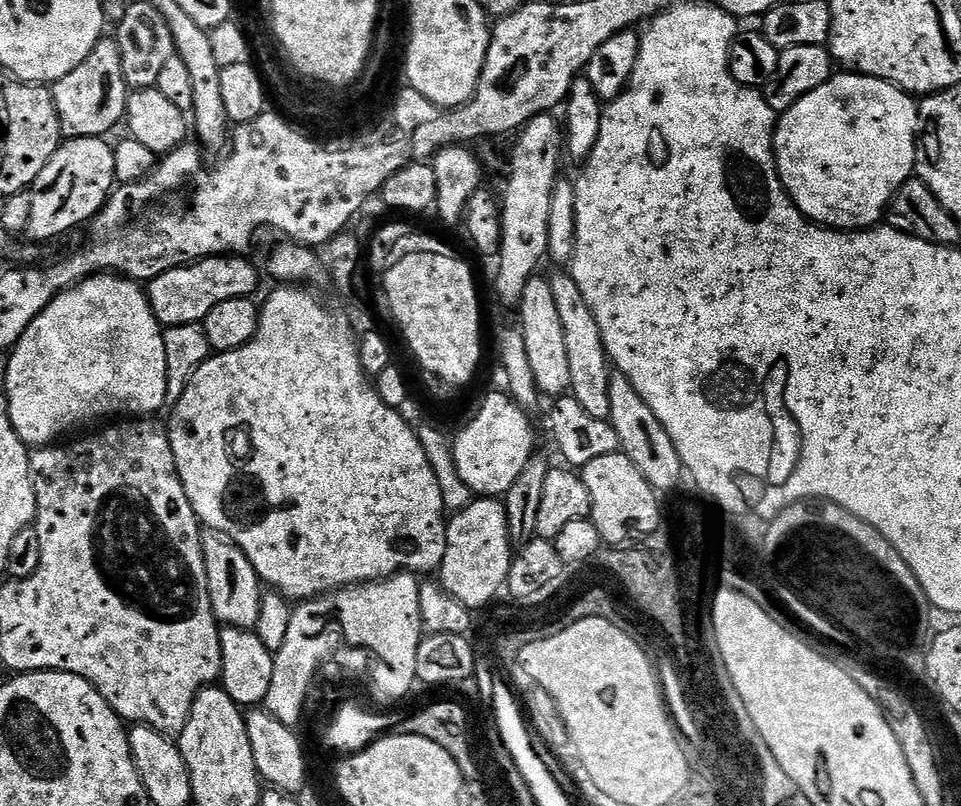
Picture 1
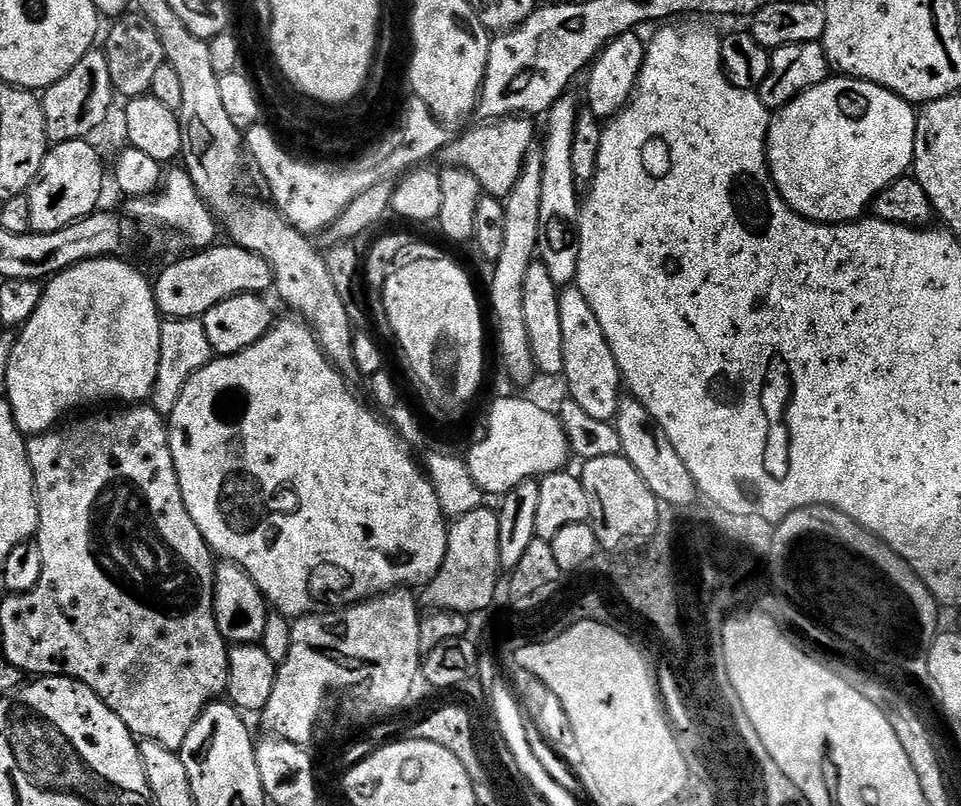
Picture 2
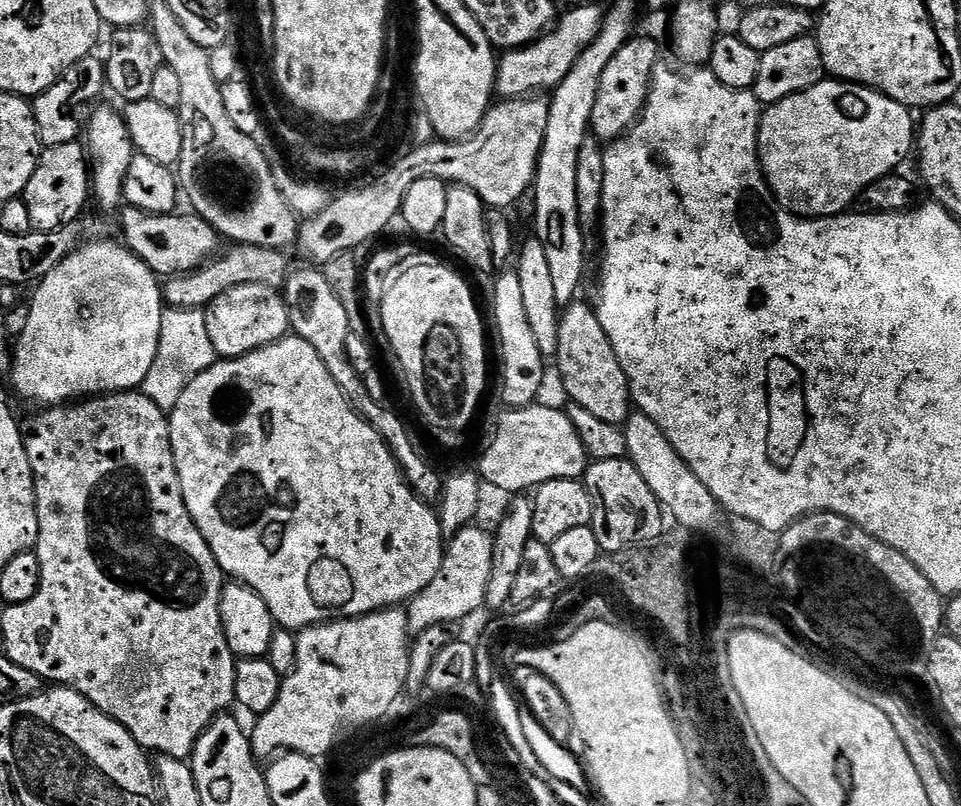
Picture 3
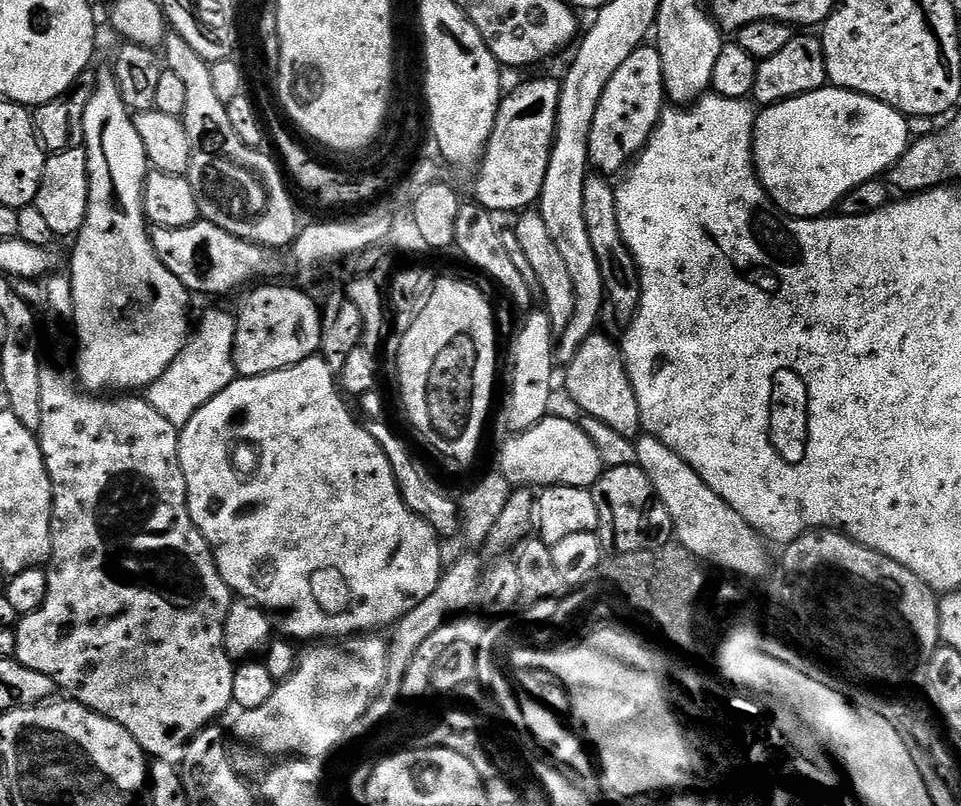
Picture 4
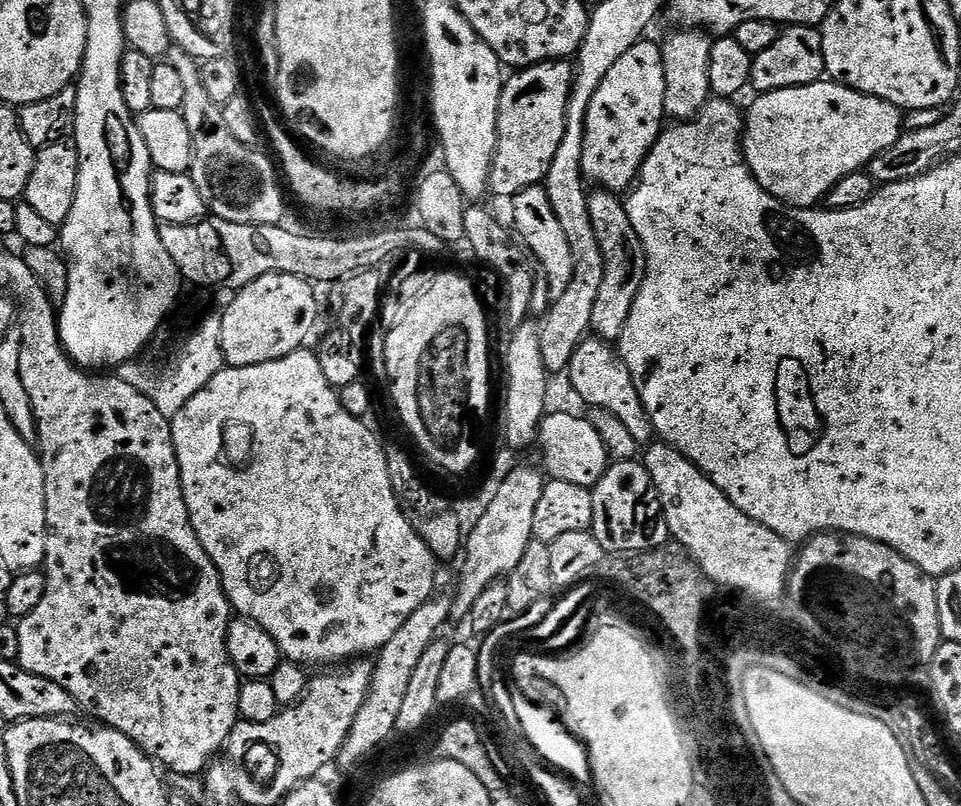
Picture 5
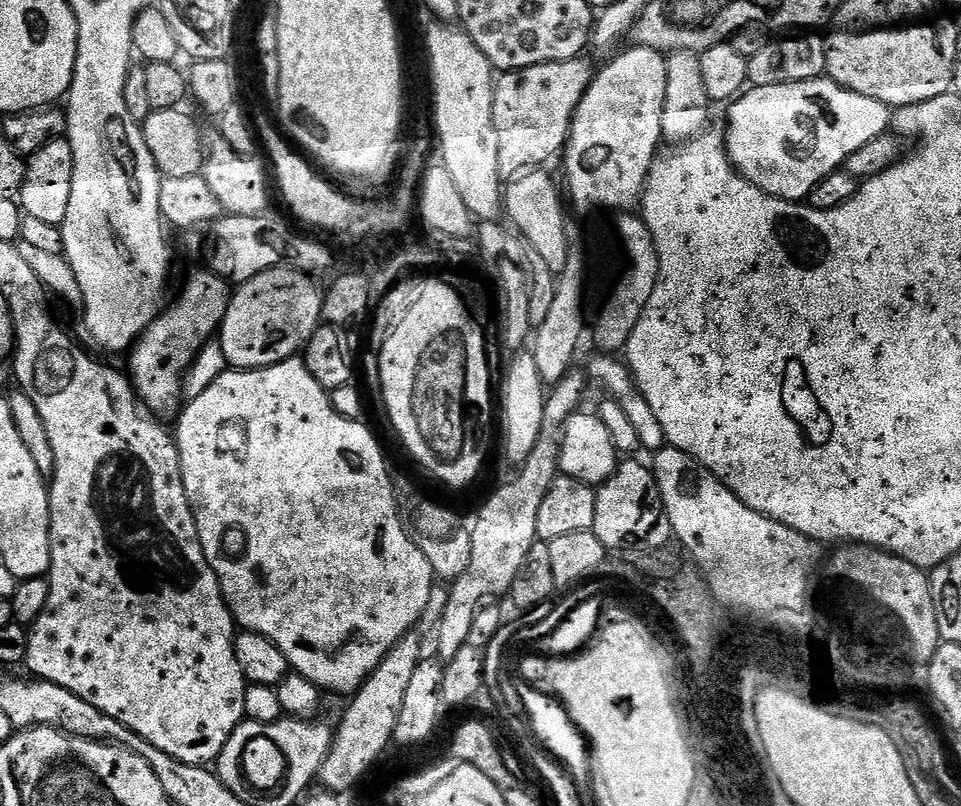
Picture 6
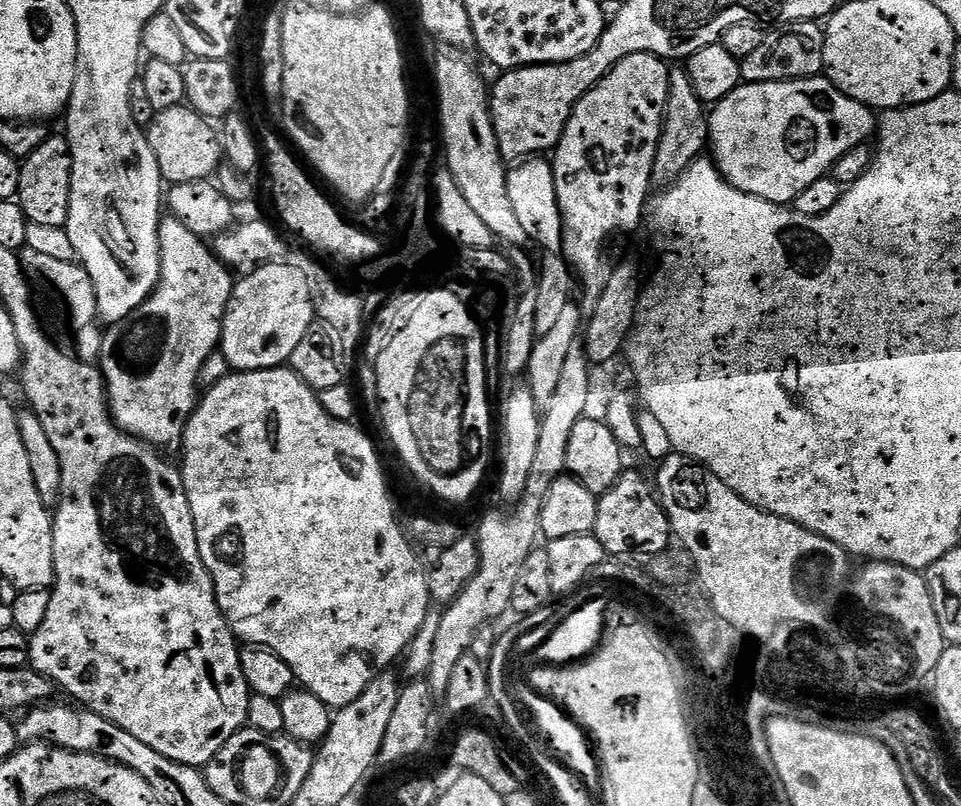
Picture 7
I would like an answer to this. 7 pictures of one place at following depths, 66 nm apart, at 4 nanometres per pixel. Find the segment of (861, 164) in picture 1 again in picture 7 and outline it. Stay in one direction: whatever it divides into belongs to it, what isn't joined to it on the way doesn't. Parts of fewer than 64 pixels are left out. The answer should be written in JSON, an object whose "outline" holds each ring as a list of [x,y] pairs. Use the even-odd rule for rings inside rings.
{"outline":[[[823,75],[805,80],[741,83],[729,96],[714,105],[708,117],[710,156],[724,179],[746,194],[785,206],[795,202],[806,186],[829,175],[834,162],[838,162],[846,150],[865,143],[871,132],[873,135],[873,109],[843,96]]]}

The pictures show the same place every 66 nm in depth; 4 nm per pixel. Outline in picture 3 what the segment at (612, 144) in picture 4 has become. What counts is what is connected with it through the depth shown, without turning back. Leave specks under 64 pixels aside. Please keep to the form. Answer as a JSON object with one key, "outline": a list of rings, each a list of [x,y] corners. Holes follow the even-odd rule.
{"outline":[[[639,36],[628,40],[626,46],[622,46],[622,50],[618,50],[618,54],[610,58],[610,66],[606,66],[606,71],[602,74],[590,125],[591,135],[601,142],[615,142],[625,132],[630,131],[640,113],[644,111],[644,103],[648,101],[652,72],[658,67],[656,44],[648,36]]]}

